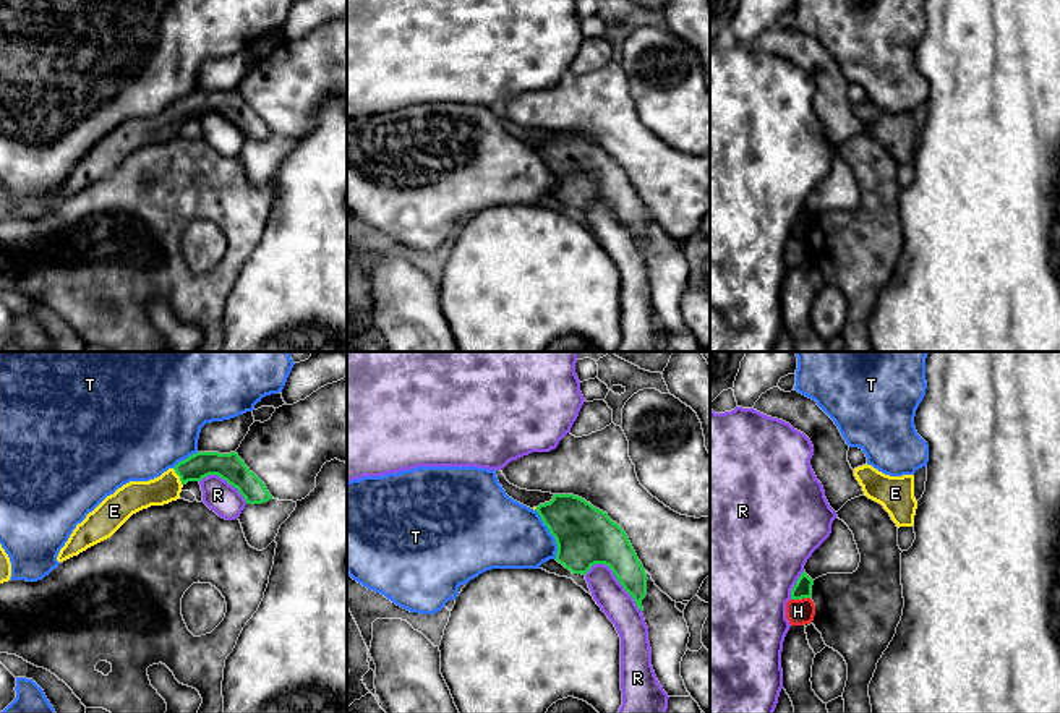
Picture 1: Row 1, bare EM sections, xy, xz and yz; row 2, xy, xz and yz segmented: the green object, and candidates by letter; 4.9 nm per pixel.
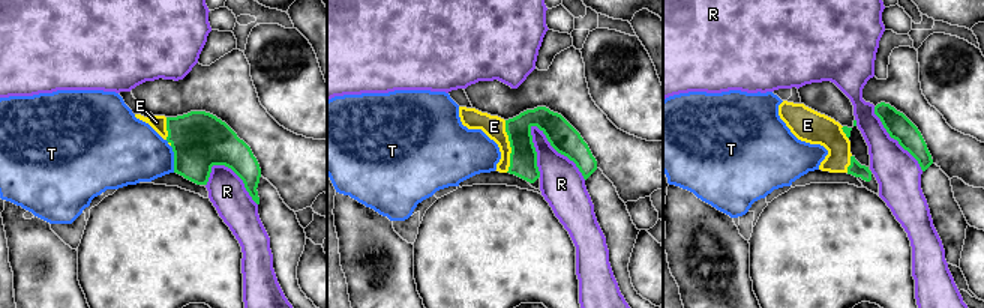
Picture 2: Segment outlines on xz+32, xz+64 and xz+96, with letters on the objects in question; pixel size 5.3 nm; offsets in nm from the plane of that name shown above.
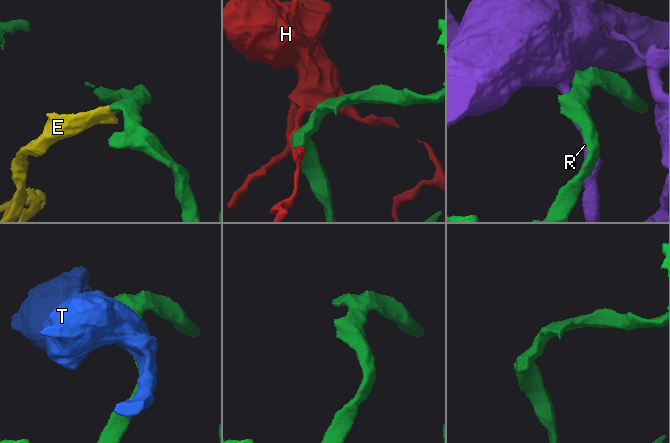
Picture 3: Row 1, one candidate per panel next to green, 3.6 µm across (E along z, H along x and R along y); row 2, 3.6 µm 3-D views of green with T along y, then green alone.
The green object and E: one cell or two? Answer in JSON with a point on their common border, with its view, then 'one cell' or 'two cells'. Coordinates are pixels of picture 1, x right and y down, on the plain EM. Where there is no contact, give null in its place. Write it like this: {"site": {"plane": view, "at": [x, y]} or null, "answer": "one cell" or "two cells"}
{"site": {"plane": "xy", "at": [179, 112]}, "answer": "one cell"}

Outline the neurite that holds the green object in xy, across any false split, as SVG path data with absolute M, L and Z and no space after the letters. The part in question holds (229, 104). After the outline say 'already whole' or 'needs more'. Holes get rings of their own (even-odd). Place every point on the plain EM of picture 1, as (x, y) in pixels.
M196 89L154 117L130 118L107 133L76 162L57 198L63 199L110 175L136 149L180 136L182 125L188 118L201 118L209 112L217 112L237 125L246 141L263 141L272 136L266 122L237 89Z; needs more

